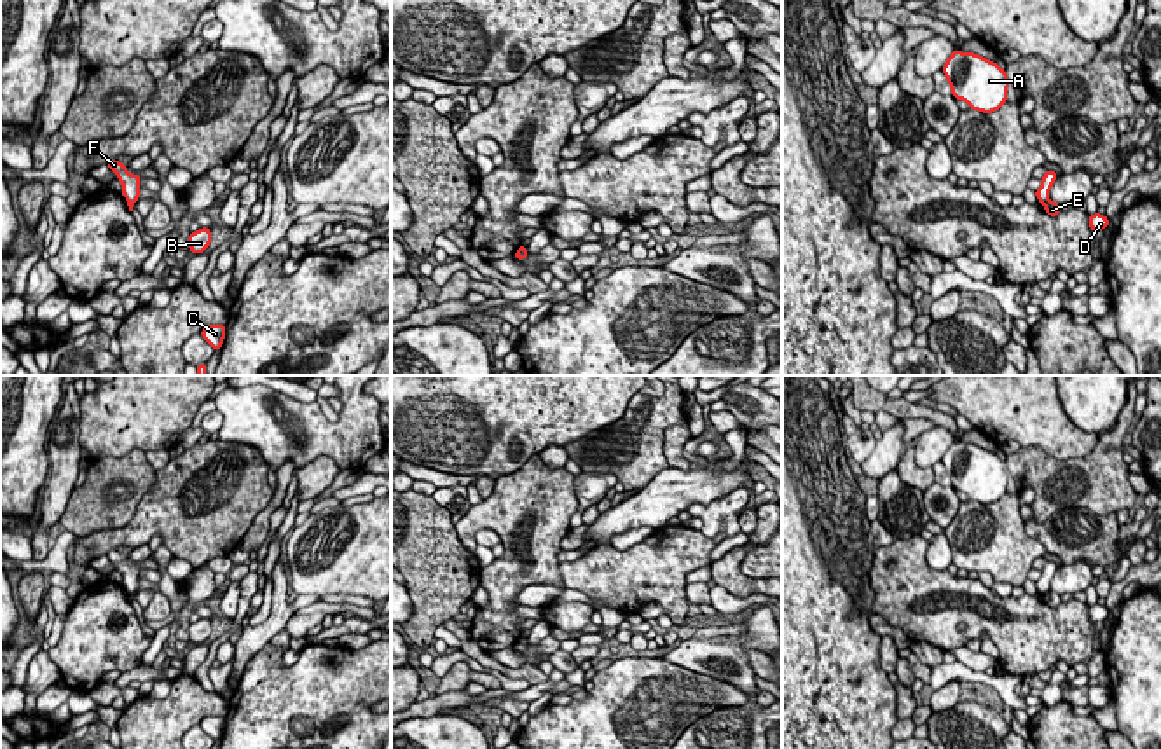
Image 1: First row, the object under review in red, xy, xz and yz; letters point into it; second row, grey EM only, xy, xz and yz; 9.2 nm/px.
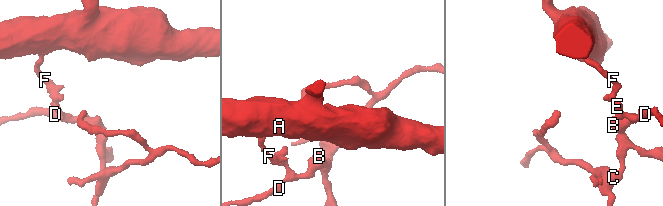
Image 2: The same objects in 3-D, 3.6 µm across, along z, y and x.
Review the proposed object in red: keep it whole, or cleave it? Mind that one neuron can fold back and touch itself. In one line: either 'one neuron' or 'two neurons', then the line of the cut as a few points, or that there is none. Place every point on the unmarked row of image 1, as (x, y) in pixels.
two neurons; cut in yz along (1048, 590), (1043, 596)

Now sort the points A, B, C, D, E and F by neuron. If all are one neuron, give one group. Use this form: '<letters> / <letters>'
A F / B C D E

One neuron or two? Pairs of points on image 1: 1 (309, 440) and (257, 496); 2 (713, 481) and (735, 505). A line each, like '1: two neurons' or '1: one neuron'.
1: two neurons
2: two neurons

